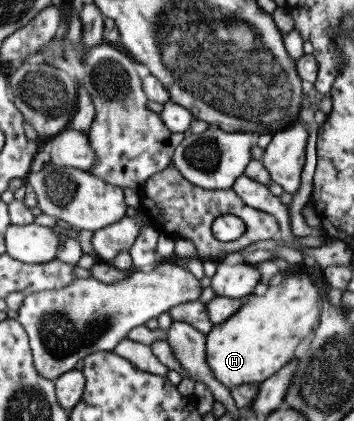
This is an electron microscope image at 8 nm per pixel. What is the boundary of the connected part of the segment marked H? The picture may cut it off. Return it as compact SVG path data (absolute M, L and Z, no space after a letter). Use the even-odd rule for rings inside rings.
M288 272L276 286L267 285L261 295L249 293L241 307L224 322L213 325L205 335L205 358L215 379L223 383L227 390L245 383L260 383L277 372L293 357L295 346L307 338L307 334L318 326L320 318L320 297L316 285L303 273Z

